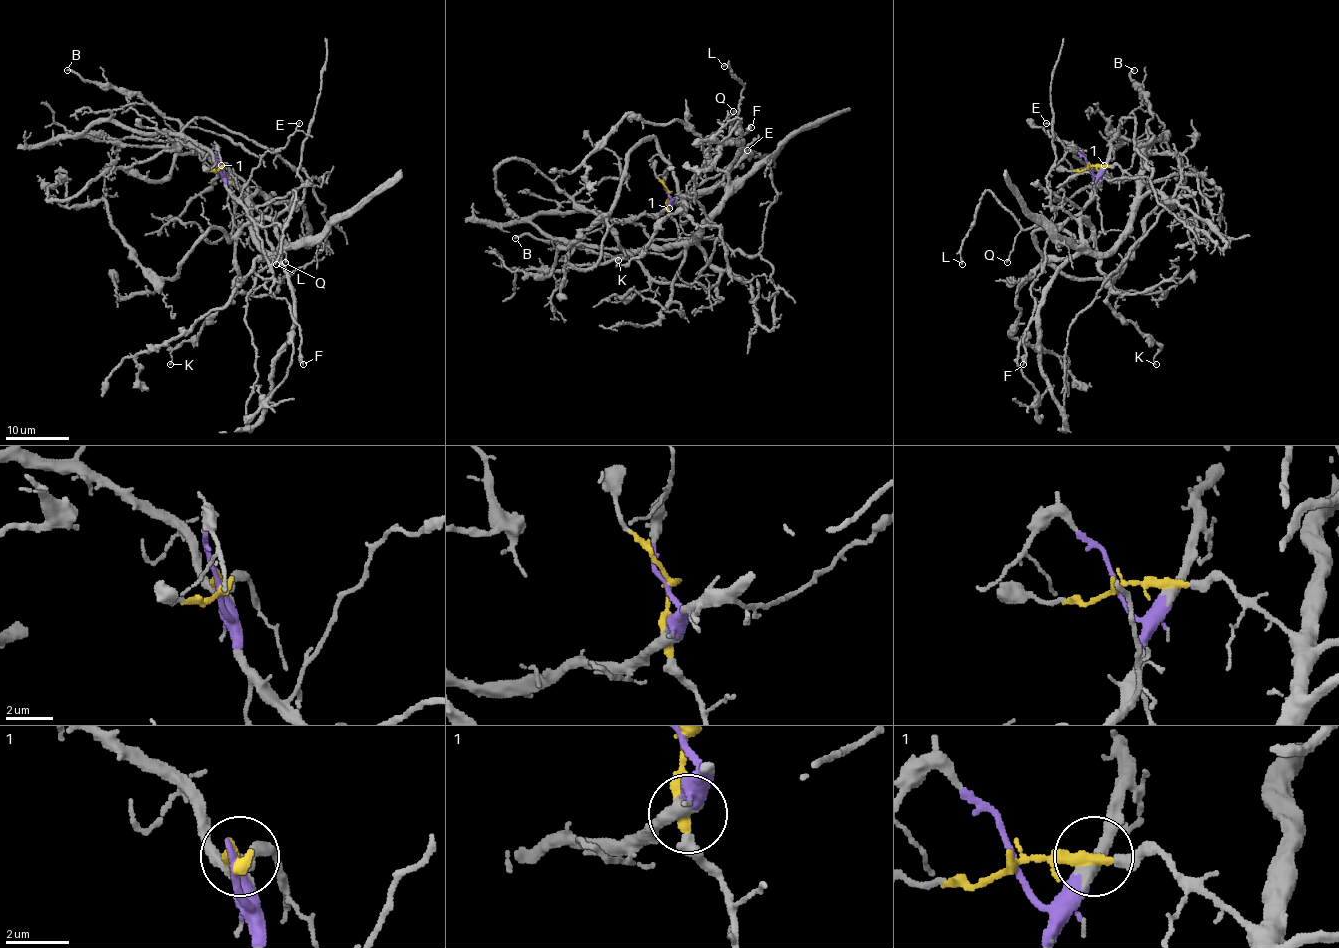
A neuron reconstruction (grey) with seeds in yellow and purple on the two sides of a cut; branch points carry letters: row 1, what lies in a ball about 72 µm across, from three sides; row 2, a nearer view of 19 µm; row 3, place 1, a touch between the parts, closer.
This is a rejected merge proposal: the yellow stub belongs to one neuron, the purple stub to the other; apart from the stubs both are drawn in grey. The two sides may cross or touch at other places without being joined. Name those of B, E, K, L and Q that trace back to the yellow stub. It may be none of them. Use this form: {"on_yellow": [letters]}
{"on_yellow": ["B", "K"]}

